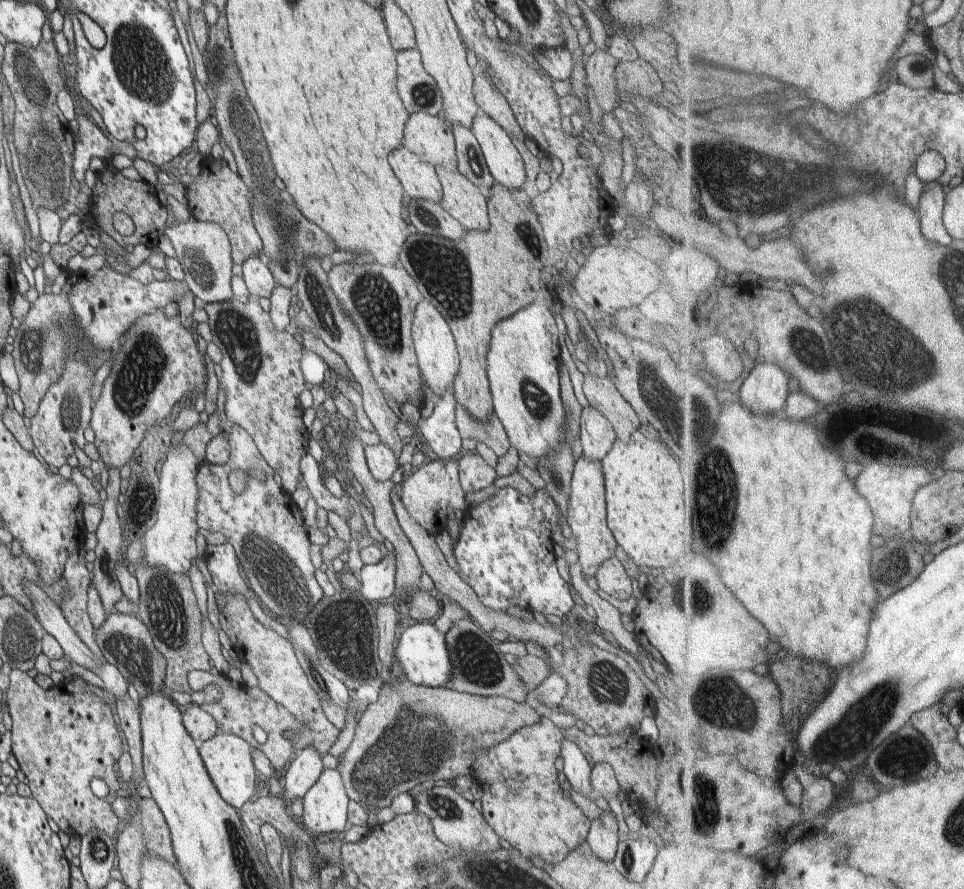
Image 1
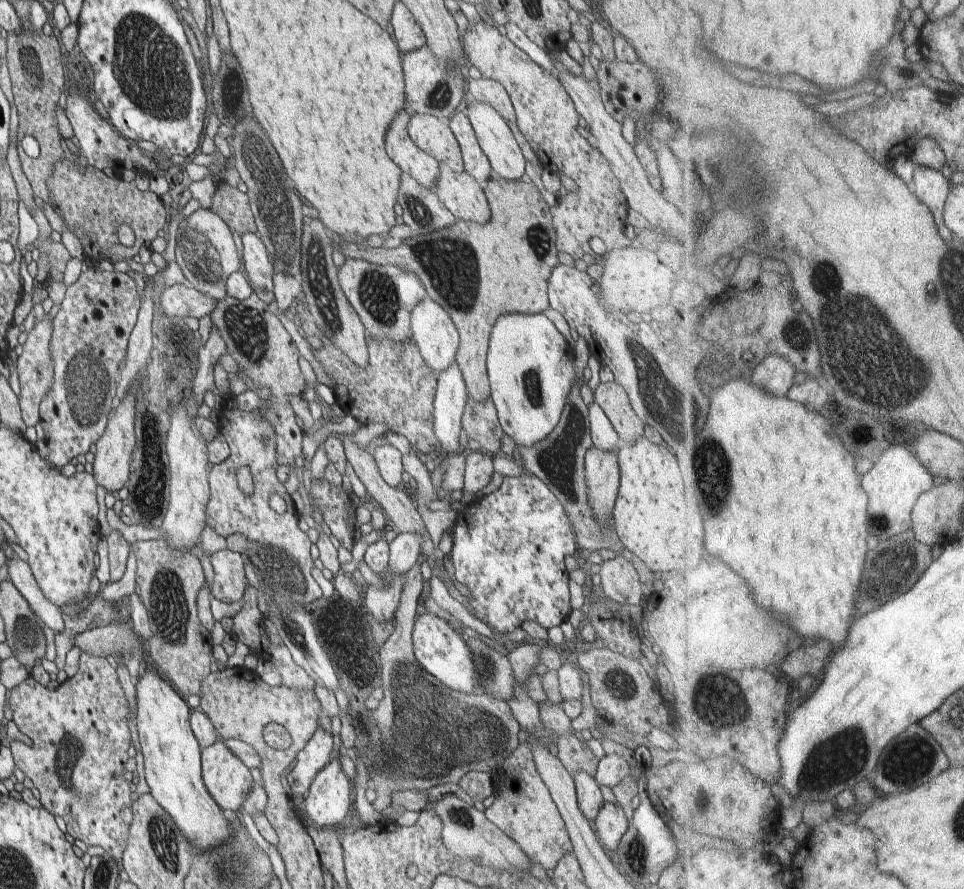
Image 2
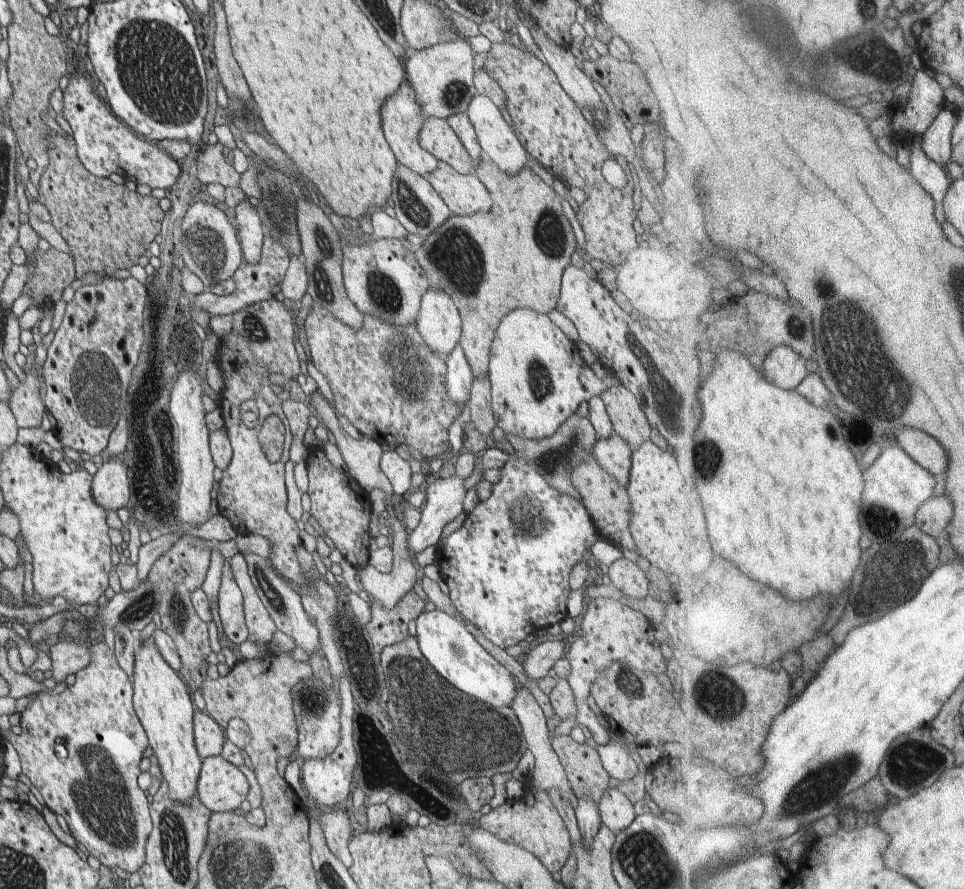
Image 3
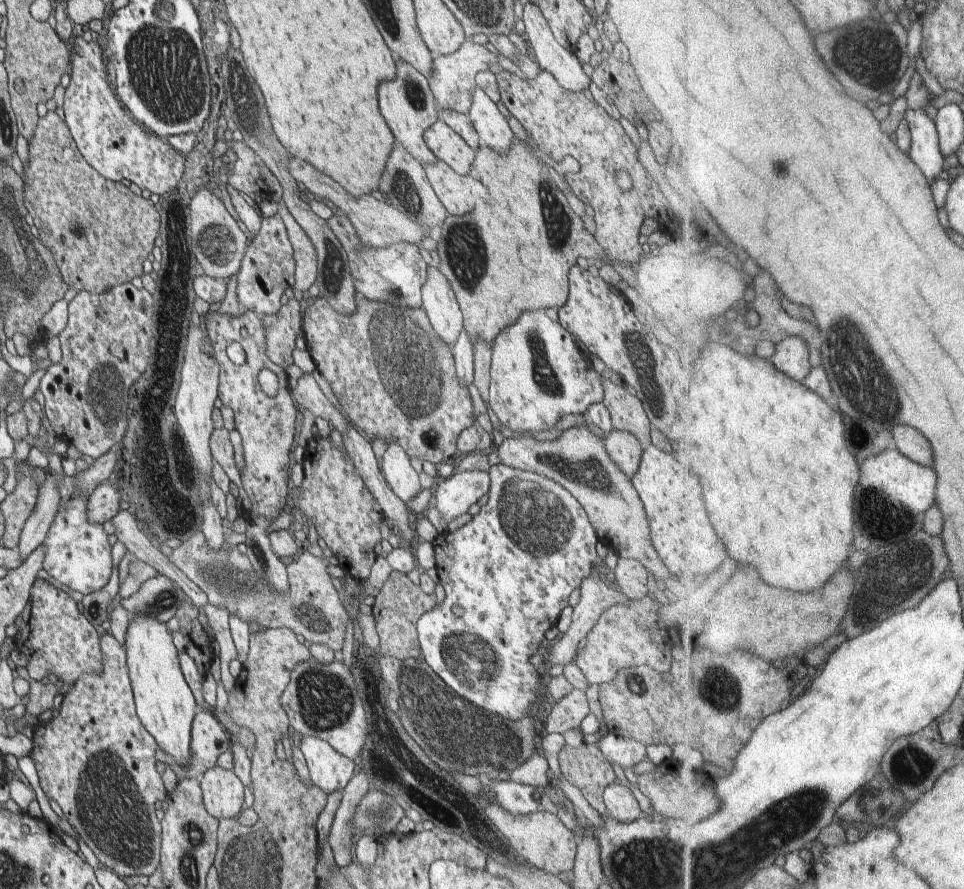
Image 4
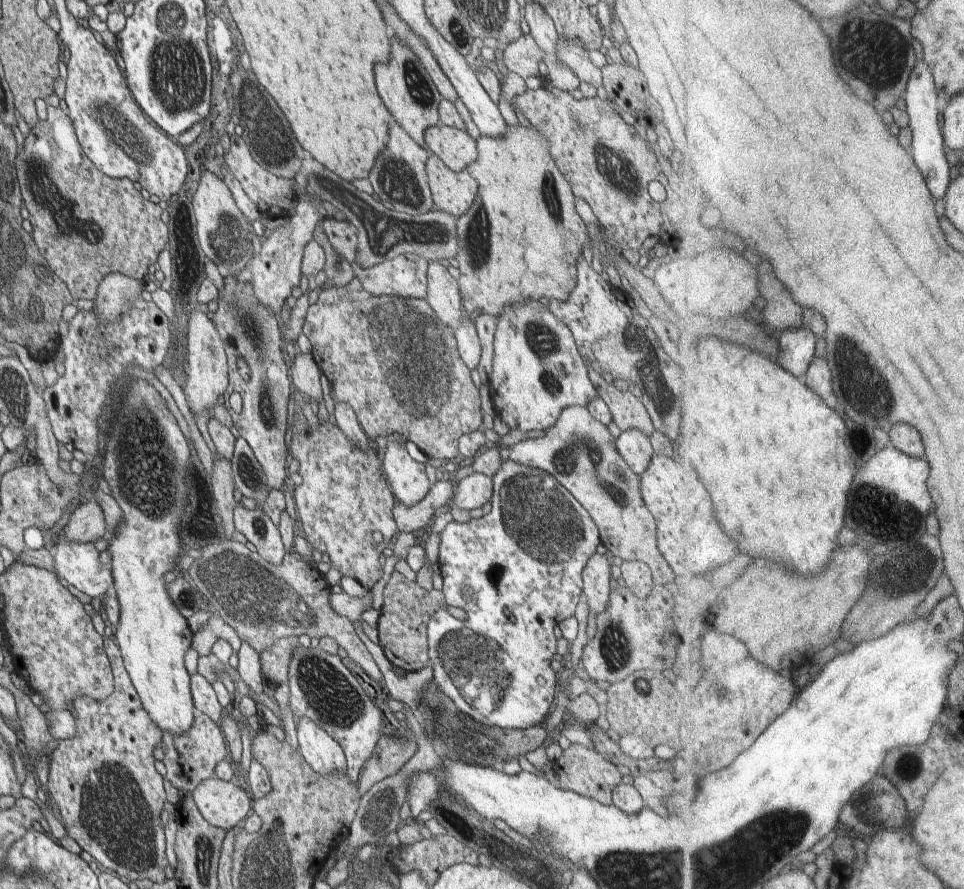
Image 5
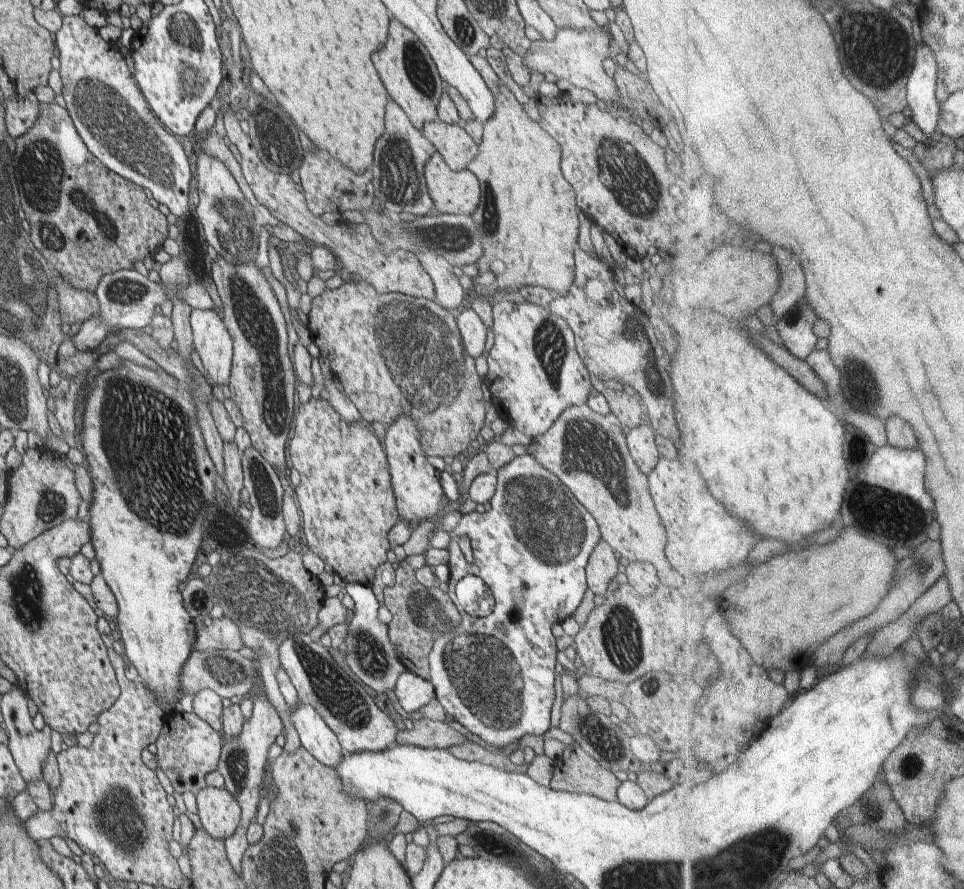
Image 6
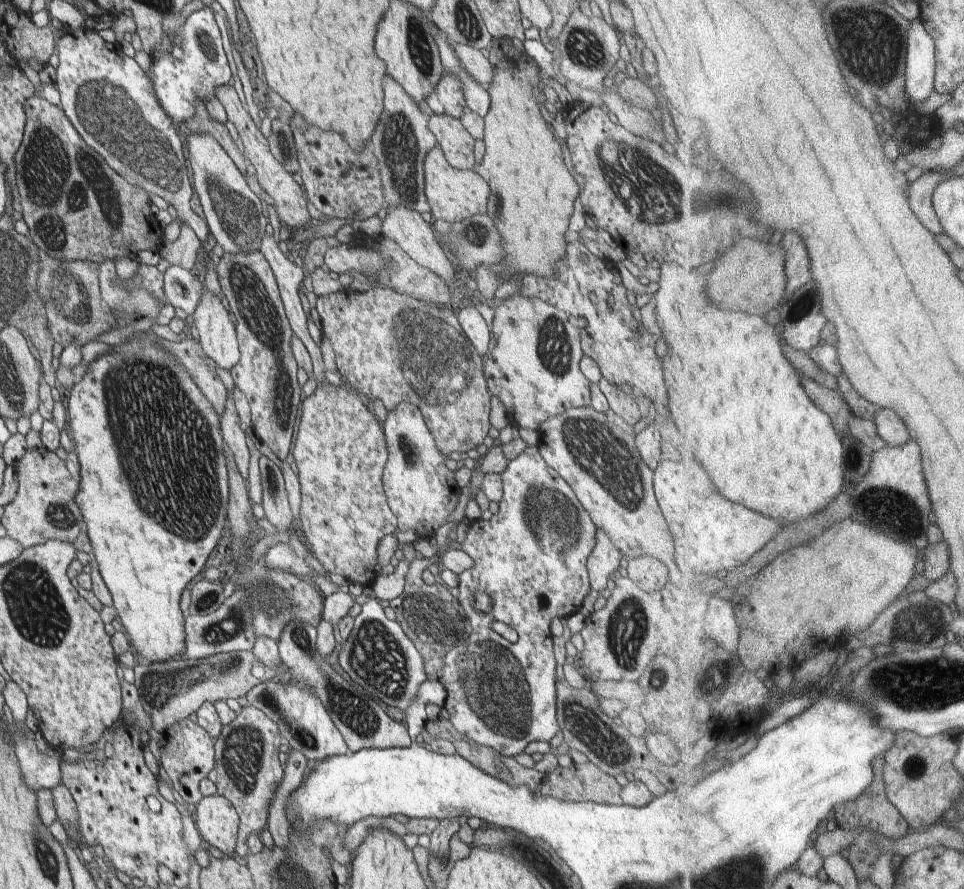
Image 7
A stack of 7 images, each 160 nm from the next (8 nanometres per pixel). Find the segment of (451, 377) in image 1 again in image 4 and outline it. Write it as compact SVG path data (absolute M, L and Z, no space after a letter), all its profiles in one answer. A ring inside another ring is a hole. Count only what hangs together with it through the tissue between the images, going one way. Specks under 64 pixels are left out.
M438 266L427 267L427 279L421 290L423 309L438 338L452 348L463 328L463 314L454 289Z

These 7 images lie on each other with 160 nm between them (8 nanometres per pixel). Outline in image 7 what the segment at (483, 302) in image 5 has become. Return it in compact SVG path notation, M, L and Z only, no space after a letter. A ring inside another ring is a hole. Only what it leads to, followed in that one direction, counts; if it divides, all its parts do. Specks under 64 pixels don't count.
M493 37L489 48L488 60L492 65L493 79L487 91L491 98L488 114L484 117L484 142L486 151L482 163L475 165L475 170L488 184L491 190L486 214L495 222L499 233L505 240L507 255L502 263L509 263L509 272L515 277L537 274L542 277L555 276L555 268L560 262L566 260L567 244L564 236L568 230L570 216L574 214L574 204L579 196L580 184L576 176L572 176L564 162L560 140L553 135L552 127L544 120L543 106L538 104L538 96L534 96L534 90L538 88L538 82L532 78L538 72L538 66L528 58L524 51L520 52L512 44L506 44L503 38Z

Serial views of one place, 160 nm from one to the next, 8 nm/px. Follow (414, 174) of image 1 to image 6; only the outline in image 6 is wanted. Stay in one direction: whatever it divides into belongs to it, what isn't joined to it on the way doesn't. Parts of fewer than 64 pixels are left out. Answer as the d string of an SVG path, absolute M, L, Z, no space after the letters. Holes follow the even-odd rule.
M392 17L388 40L380 52L372 54L372 62L390 94L389 98L402 107L418 130L422 130L424 123L438 120L437 106L444 91L444 81L428 49L412 30Z

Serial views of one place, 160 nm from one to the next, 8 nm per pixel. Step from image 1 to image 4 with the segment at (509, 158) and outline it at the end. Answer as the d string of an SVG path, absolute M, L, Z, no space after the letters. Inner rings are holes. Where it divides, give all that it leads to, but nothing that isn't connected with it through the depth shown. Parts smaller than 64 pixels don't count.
M478 86L473 92L468 115L478 132L481 145L493 148L499 153L505 153L510 148L516 138L514 132L496 103Z

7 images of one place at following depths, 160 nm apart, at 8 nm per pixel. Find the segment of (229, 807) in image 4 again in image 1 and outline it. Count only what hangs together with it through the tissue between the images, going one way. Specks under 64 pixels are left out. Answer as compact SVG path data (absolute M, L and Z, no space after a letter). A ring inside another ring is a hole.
M220 731L210 740L198 746L204 766L220 793L220 796L237 812L250 800L257 798L259 775L252 763L252 747L240 736L232 732Z

